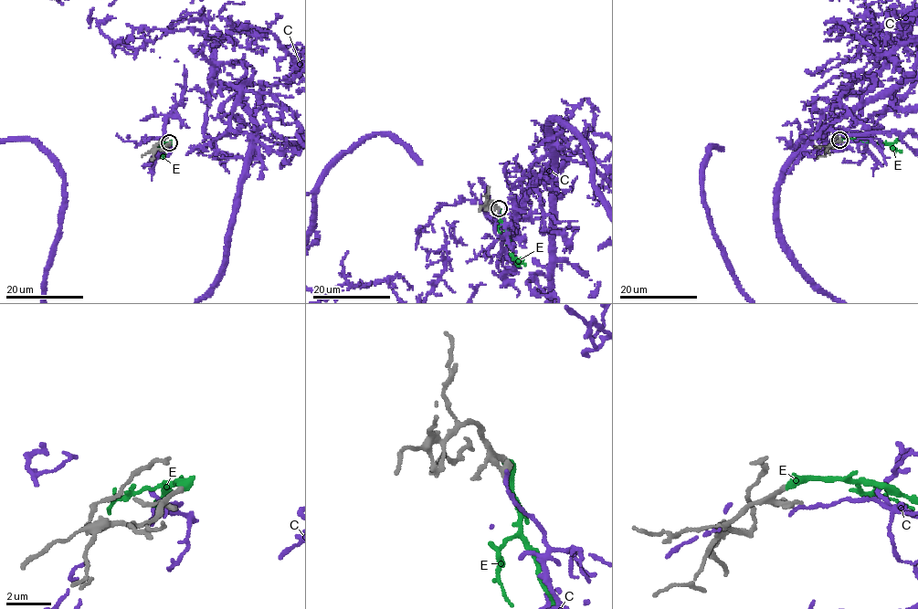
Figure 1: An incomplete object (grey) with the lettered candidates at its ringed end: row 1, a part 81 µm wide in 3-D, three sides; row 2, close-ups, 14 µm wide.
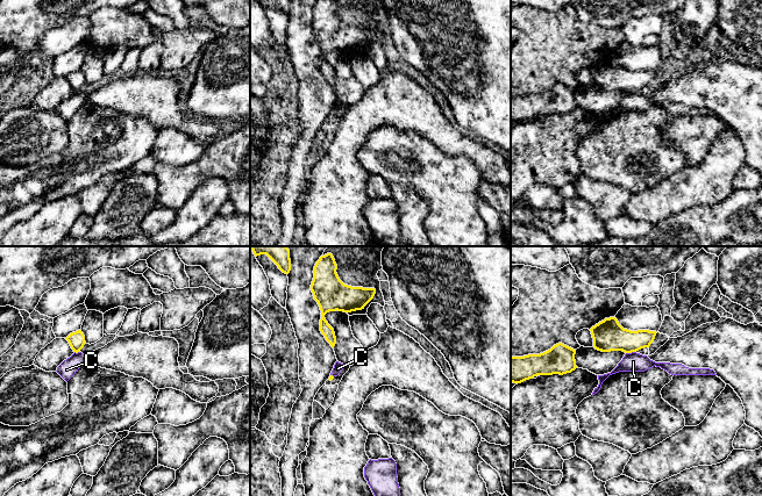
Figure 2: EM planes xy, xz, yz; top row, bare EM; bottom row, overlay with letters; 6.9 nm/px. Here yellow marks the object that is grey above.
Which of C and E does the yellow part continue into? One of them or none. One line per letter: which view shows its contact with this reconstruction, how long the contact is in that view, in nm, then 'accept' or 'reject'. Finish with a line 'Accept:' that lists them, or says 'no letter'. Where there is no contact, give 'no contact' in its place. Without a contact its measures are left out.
C: yz | 70 nm | reject
E: no contact | accept
Accept: E

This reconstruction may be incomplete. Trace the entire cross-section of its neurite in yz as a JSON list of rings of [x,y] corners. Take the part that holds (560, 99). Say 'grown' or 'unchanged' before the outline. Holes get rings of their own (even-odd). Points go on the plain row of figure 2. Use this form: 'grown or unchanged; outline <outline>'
unchanged; outline [[[558,82],[540,94],[511,96],[511,122],[521,123],[537,115],[567,114],[577,108],[576,89]]]

